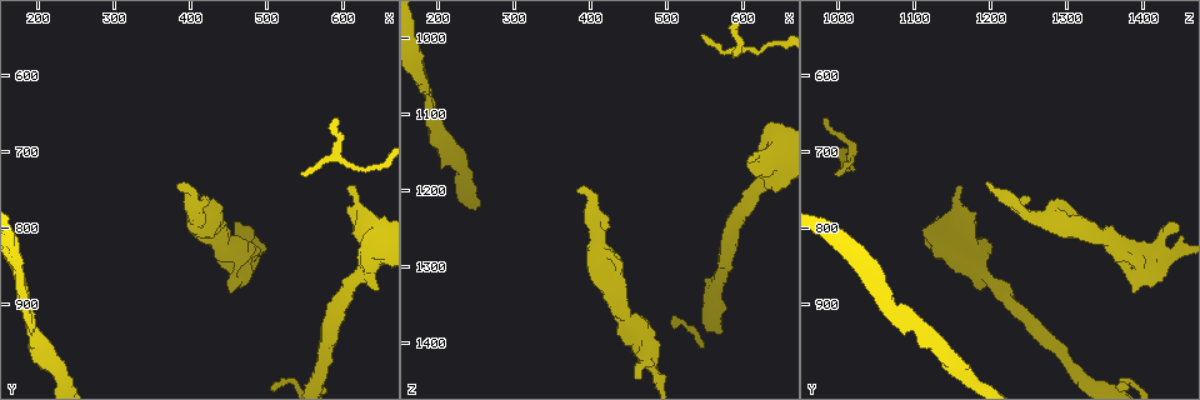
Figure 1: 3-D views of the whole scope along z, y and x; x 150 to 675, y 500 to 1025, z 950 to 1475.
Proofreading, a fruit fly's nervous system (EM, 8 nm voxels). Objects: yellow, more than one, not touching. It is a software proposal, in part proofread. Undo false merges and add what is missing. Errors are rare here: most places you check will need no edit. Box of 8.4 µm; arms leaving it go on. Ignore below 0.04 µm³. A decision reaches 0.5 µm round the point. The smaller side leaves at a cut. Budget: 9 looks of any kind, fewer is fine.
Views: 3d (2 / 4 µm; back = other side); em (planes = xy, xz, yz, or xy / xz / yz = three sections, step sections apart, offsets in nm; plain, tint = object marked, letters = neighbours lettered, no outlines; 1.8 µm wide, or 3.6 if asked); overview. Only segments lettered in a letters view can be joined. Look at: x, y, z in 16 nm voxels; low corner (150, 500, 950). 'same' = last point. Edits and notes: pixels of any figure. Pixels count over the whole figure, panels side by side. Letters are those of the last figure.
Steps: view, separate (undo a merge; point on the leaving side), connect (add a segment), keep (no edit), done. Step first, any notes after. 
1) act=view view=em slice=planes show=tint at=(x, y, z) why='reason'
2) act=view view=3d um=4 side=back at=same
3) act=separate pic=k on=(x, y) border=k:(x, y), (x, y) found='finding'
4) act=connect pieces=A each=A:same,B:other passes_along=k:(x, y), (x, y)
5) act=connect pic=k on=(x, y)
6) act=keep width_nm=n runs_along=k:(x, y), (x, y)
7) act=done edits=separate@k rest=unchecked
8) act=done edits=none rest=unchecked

act=view view=em slice=planes show=plain at=(610, 750, 1160) why='branch stops here'

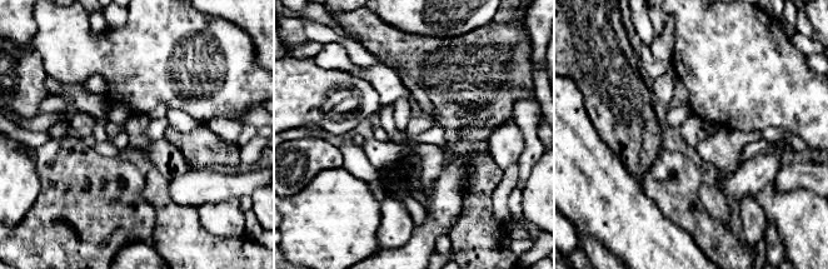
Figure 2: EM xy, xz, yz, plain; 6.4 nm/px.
act=view view=em slice=planes show=tint at=same why='with the object marked'

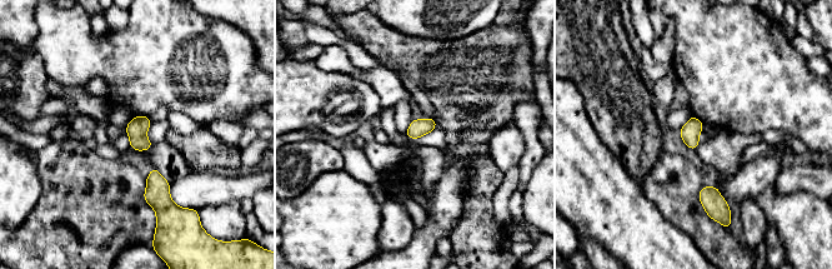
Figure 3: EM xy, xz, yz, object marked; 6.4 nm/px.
act=view view=em slice=planes show=letters at=same

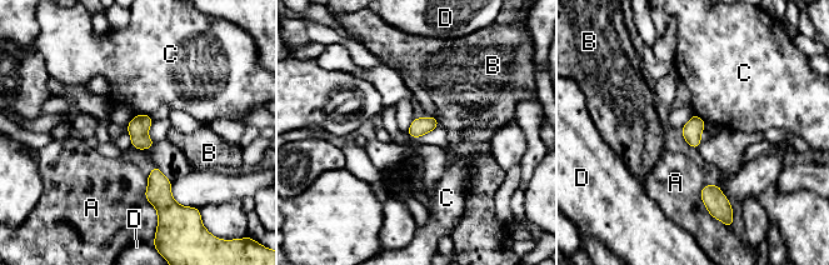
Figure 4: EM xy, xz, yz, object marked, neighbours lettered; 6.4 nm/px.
act=keep width_nm=120 longest_contact=A:260nm each=A:other,B:other,C:other,D:other found='none of them fits'

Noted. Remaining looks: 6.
act=view view=3d um=4 at=(455, 880, 1395) why='branch stops here'

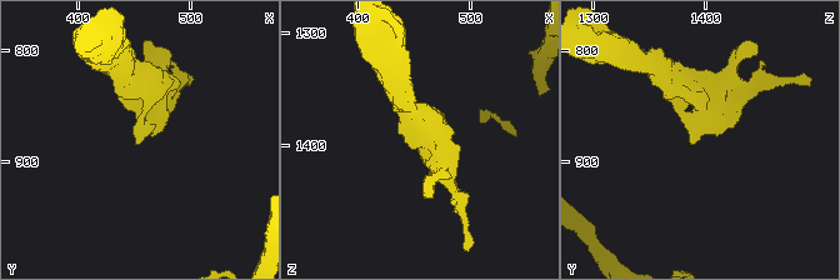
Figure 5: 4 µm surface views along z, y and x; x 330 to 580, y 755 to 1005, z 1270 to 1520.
act=view view=em slice=xy step=16 show=tint at=(452, 880, 1398)

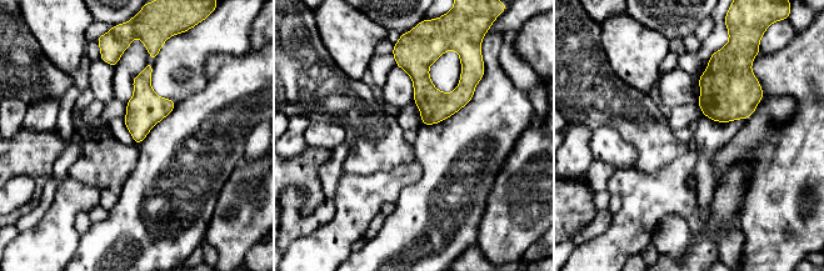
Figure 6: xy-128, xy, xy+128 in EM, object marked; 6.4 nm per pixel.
act=view view=em slice=planes show=letters at=same why='another direction'

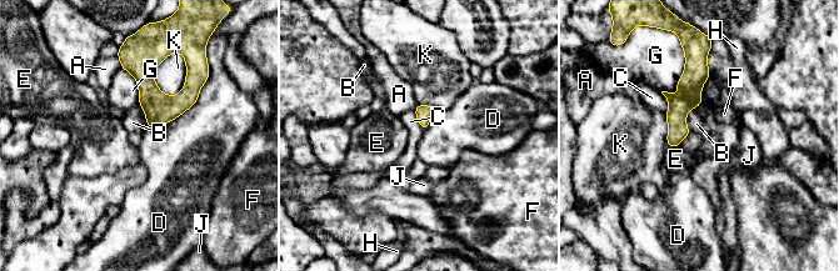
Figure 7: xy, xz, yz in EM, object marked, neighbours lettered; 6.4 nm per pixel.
act=keep each=A:other,B:other,C:other,D:other,E:other,F:other,G:other,H:other,J:other,K:other border=7:(205, 81), (176, 118), (148, 126) found='no lettered segment goes on from it'

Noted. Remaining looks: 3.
act=view view=3d um=4 at=(385, 745, 1200) why='free end'

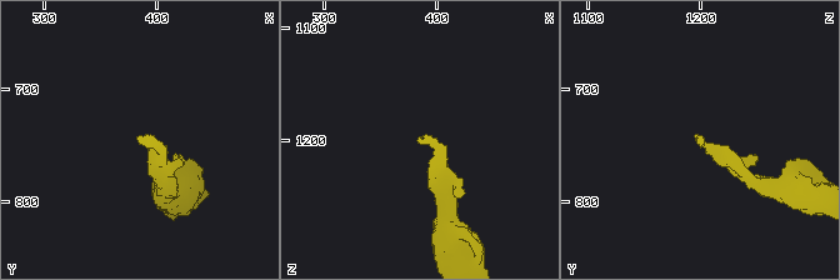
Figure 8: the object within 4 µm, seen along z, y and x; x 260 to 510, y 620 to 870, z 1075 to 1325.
act=view view=em slice=planes show=tint at=(382, 746, 1198) why='need the tissue'

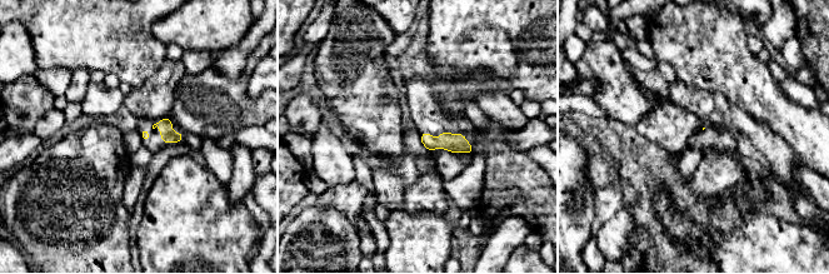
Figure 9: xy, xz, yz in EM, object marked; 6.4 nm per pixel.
act=view view=em slice=planes show=letters at=same why='what lies round it'

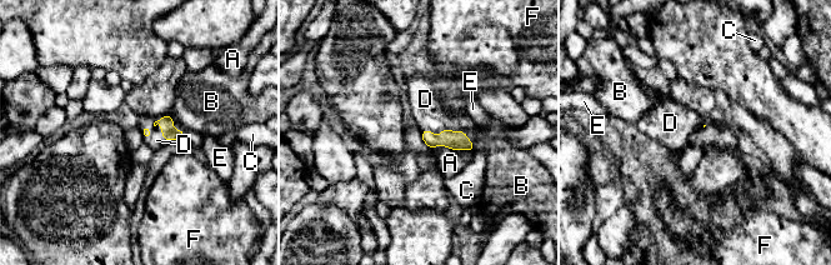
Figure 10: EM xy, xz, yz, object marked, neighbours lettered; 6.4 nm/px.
act=connect pieces=D longest_contact=D:320nm each=A:other,B:other,C:other,D:same,E:other,F:other passes_along=10:(456, 140), (447, 129), (425, 99) found='the neuron continues'

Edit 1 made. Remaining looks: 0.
act=done edits=connect@10 rest=unchecked

